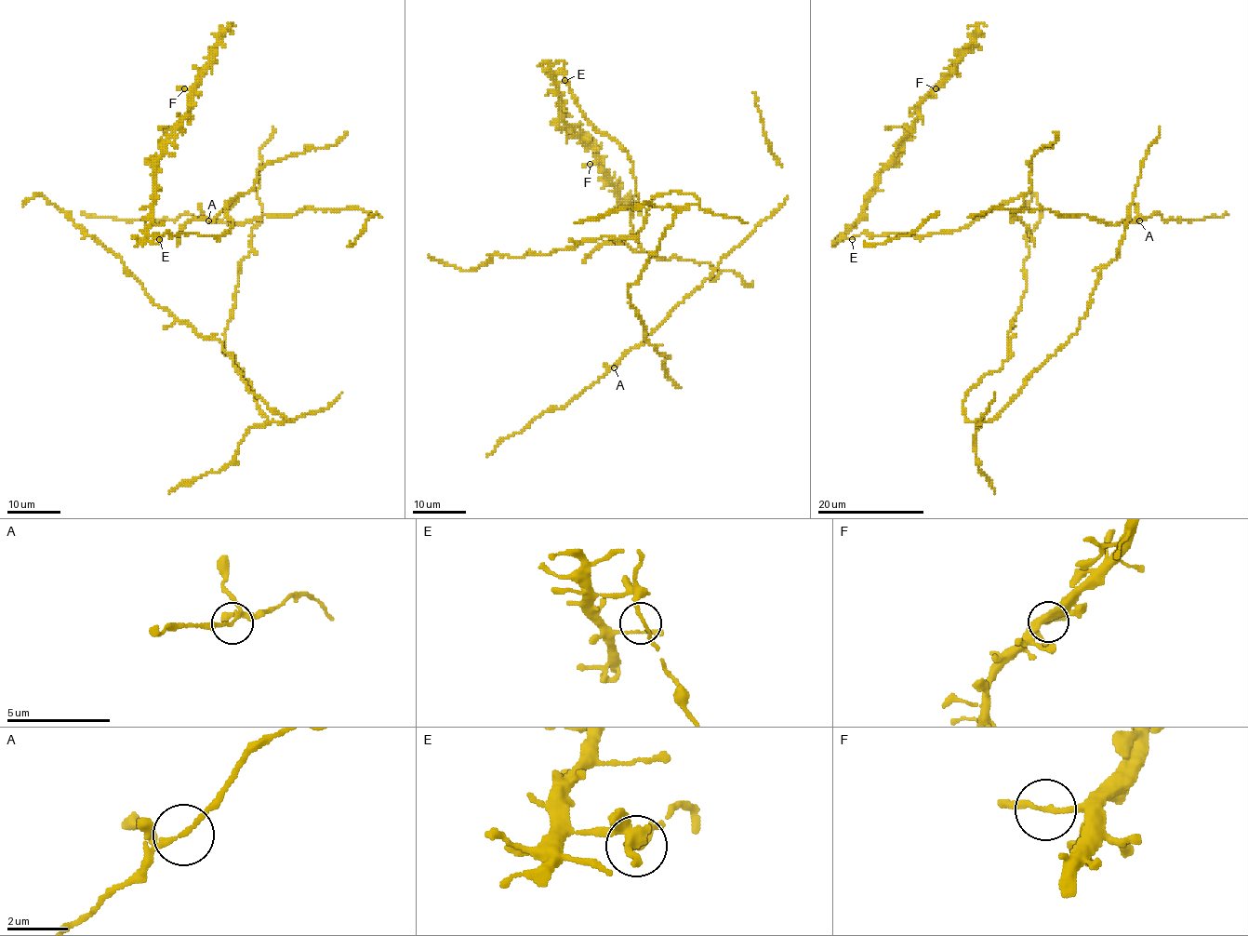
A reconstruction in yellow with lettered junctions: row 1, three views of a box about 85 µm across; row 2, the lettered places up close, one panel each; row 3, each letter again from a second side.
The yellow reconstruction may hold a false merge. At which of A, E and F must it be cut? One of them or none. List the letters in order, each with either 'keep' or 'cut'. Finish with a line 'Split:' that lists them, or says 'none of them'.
A: keep
E: keep
F: keep
Split: none of them

